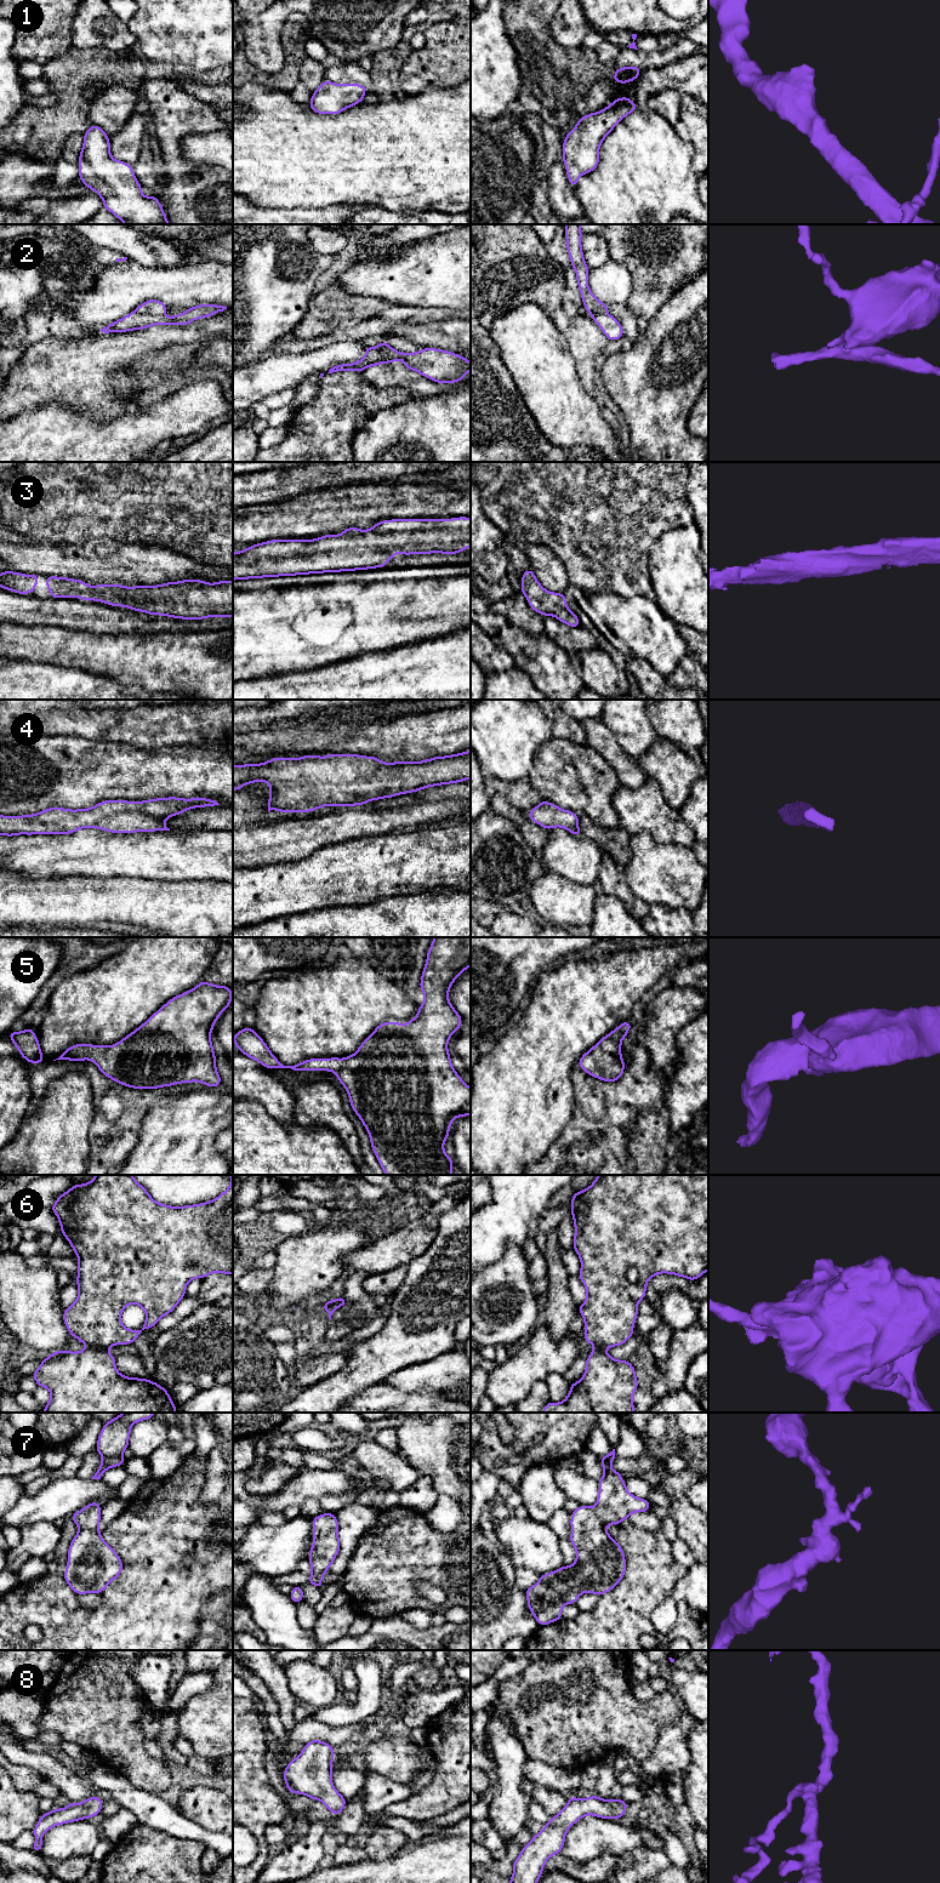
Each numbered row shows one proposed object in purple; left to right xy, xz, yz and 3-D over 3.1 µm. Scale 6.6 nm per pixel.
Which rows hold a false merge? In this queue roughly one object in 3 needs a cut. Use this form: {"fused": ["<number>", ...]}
{"fused": ["2", "6"]}

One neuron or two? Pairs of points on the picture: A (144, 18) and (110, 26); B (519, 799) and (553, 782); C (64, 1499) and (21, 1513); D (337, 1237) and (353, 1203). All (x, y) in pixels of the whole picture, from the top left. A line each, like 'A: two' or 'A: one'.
A: two
B: two
C: one
D: two

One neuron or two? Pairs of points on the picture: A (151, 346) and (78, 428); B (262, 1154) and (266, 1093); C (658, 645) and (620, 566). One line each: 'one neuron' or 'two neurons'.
A: two neurons
B: two neurons
C: two neurons

